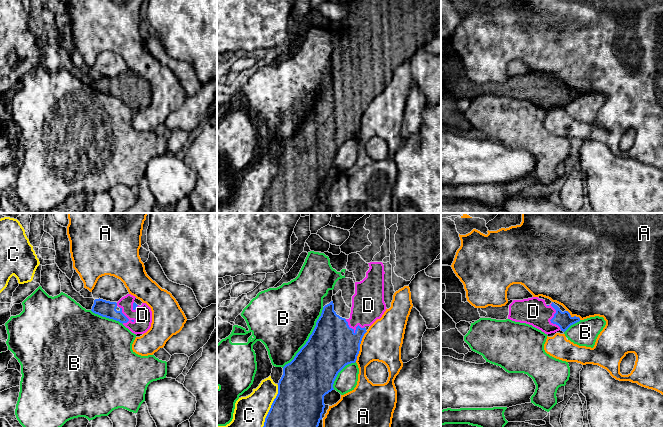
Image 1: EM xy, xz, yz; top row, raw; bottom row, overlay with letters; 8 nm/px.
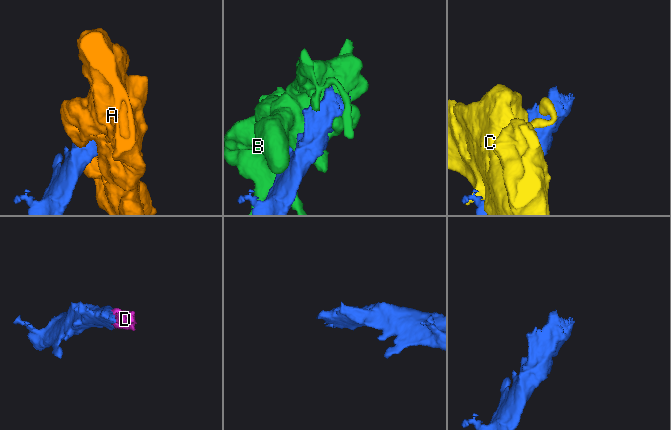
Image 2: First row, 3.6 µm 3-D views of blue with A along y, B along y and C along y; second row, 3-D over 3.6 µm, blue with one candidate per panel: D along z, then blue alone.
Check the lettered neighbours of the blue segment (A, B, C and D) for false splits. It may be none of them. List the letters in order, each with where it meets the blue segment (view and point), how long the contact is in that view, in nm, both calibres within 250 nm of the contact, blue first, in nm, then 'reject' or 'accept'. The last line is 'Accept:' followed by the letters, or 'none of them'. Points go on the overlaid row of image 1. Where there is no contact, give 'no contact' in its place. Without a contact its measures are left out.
A: meets blue in xz at (359, 346); contact 260 nm long; 380 nm thick on the blue side, 320 nm on the other; reject
B: meets blue in xz at (309, 338); contact 600 nm long; 380 nm thick on the blue side, 480 nm on the other; reject
C: meets blue in xz at (271, 406); contact 360 nm long; 380 nm thick on the blue side, 260 nm on the other; reject
D: meets blue in yz at (554, 316); contact 240 nm long; 130 nm thick on the blue side, 220 nm on the other; accept
Accept: D

